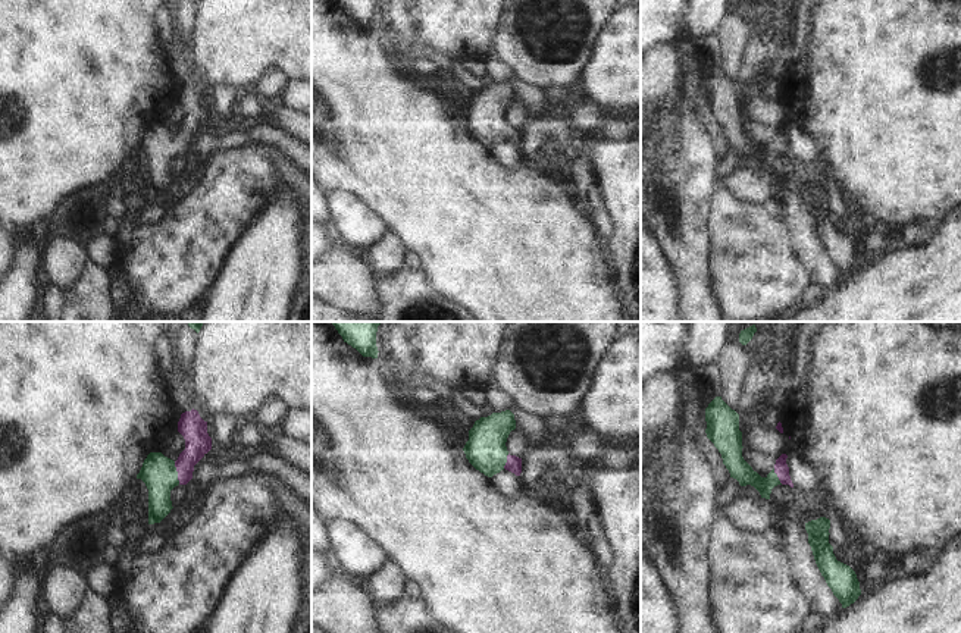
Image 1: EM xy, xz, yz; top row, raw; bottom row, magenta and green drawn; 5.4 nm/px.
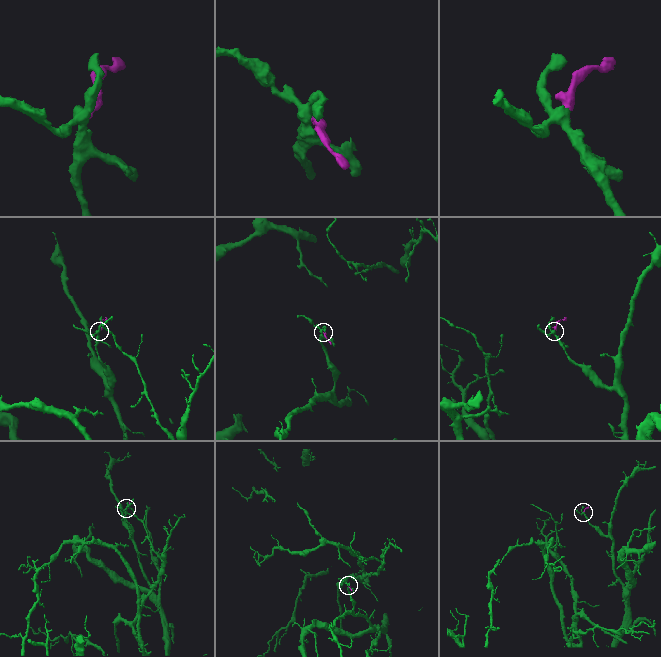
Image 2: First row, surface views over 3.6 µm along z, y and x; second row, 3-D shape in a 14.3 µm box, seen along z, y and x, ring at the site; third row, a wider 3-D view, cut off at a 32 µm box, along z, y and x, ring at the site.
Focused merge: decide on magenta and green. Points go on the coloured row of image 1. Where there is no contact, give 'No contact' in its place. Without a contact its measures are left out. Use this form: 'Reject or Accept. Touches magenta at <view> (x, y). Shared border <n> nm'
Accept. Touches magenta at xy (178, 473). Shared border 130 nm.

